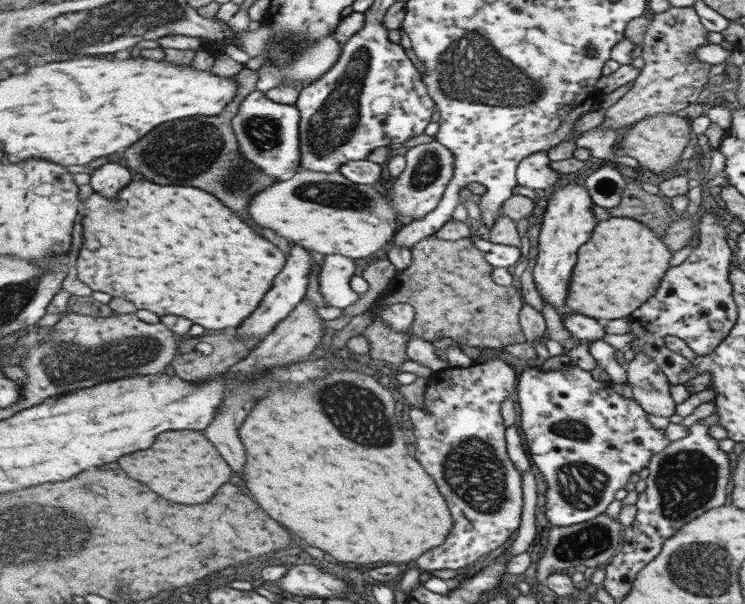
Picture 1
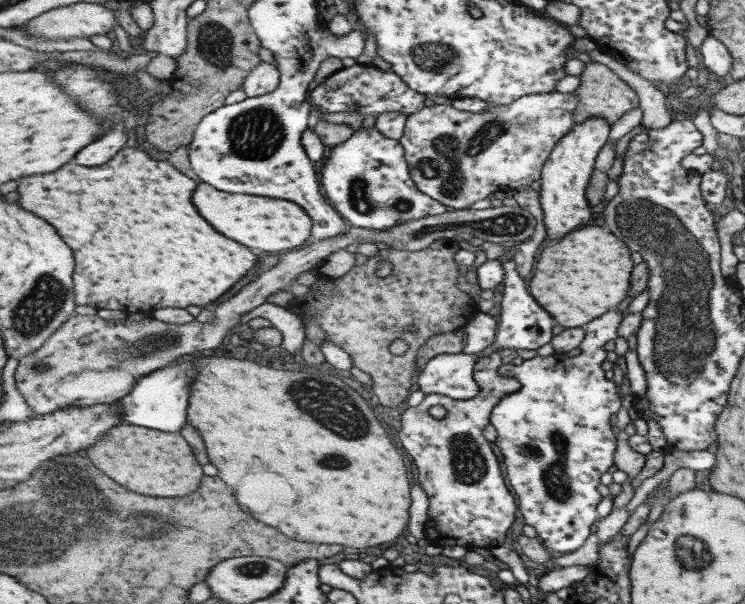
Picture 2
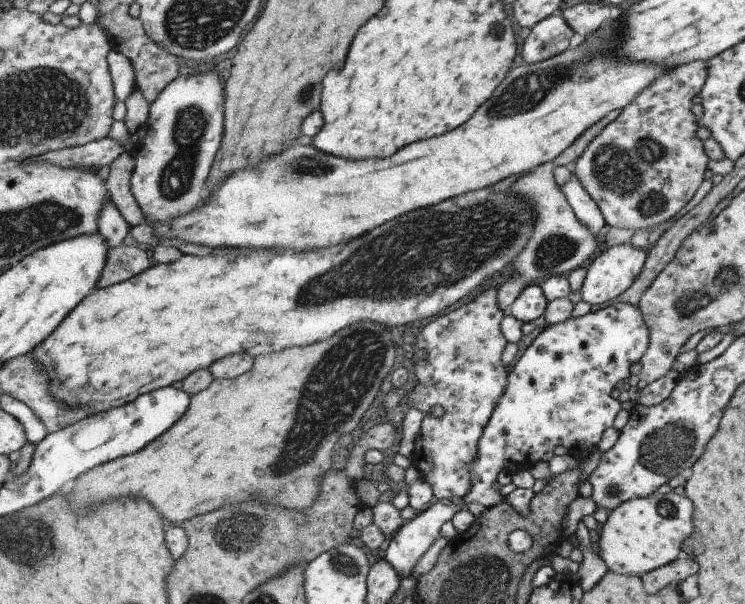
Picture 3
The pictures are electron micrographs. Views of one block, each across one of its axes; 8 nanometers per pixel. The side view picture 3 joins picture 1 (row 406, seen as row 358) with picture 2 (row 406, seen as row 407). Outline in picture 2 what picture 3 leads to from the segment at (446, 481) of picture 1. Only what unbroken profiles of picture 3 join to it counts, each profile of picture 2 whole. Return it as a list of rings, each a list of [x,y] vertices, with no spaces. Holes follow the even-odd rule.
[[[497,353],[481,356],[473,378],[480,386],[477,396],[469,400],[454,400],[445,396],[427,396],[425,401],[419,406],[408,407],[401,416],[401,432],[399,438],[405,450],[413,456],[417,468],[419,468],[419,478],[423,482],[423,488],[427,490],[431,498],[429,510],[429,522],[427,522],[426,541],[432,544],[442,544],[442,546],[455,546],[455,543],[463,547],[471,548],[480,546],[490,548],[499,546],[505,542],[511,526],[515,524],[517,518],[517,497],[511,494],[501,462],[497,458],[495,445],[485,438],[483,430],[491,424],[491,414],[494,413],[495,406],[499,405],[503,398],[509,394],[515,394],[521,390],[521,381],[515,377],[505,377],[501,373],[503,358]],[[433,406],[442,406],[447,414],[443,419],[437,420],[429,415],[429,410]]]

